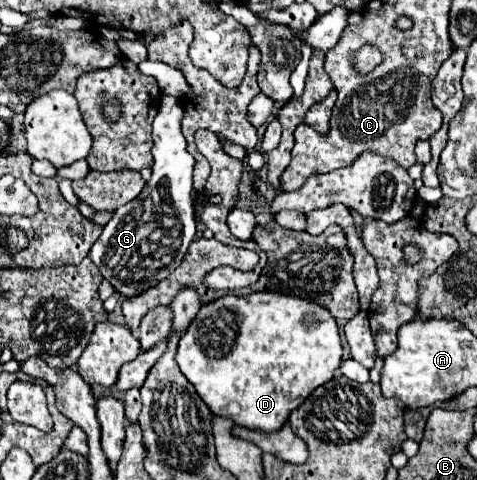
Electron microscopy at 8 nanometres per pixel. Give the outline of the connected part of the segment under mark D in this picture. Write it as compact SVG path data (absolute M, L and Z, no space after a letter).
M253 292L247 296L229 294L203 304L181 336L177 350L181 372L213 414L231 418L245 428L267 432L279 430L289 414L299 408L315 388L327 384L339 368L341 358L341 336L333 314L321 304L277 292Z

